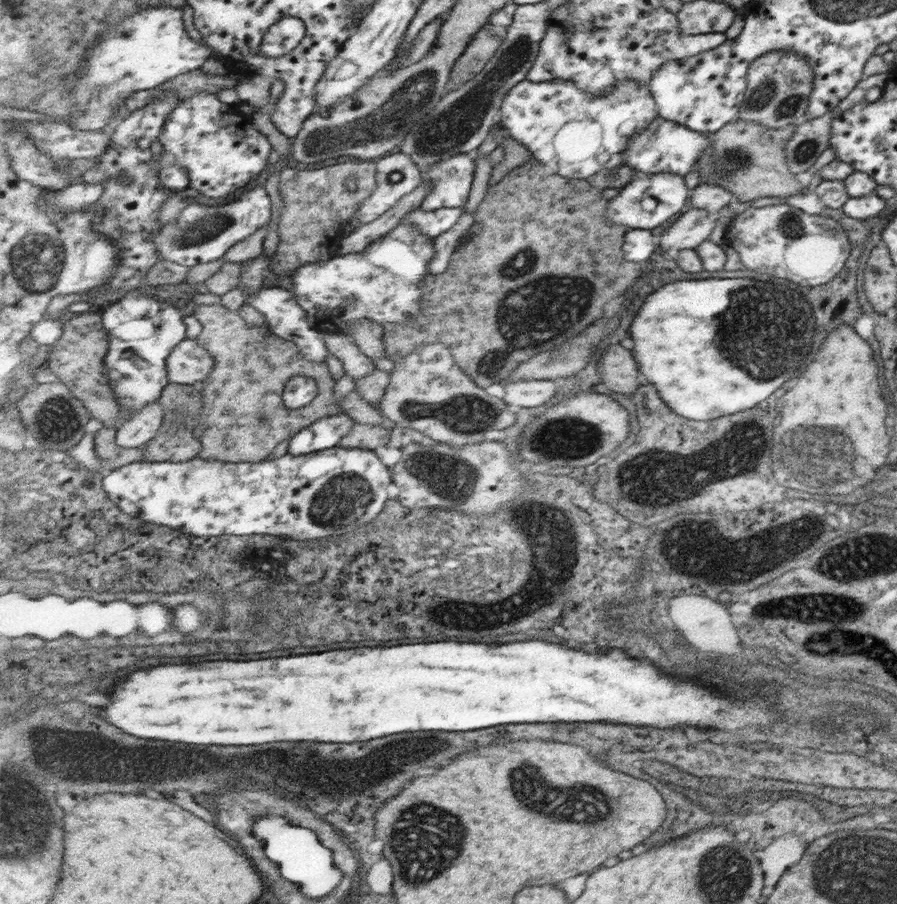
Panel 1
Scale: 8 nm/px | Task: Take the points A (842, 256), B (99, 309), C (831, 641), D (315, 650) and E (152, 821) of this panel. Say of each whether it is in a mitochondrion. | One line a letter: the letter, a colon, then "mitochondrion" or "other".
A: other
B: other
C: mitochondrion
D: other
E: other

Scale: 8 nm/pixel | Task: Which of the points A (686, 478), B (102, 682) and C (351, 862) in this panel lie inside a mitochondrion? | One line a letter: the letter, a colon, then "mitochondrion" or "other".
A: mitochondrion
B: other
C: other

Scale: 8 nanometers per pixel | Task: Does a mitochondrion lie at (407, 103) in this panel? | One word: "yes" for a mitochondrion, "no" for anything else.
yes

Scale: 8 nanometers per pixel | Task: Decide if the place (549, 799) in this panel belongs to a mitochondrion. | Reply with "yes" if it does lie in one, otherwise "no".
yes

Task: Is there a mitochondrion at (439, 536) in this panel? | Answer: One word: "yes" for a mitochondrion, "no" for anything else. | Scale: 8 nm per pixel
no

